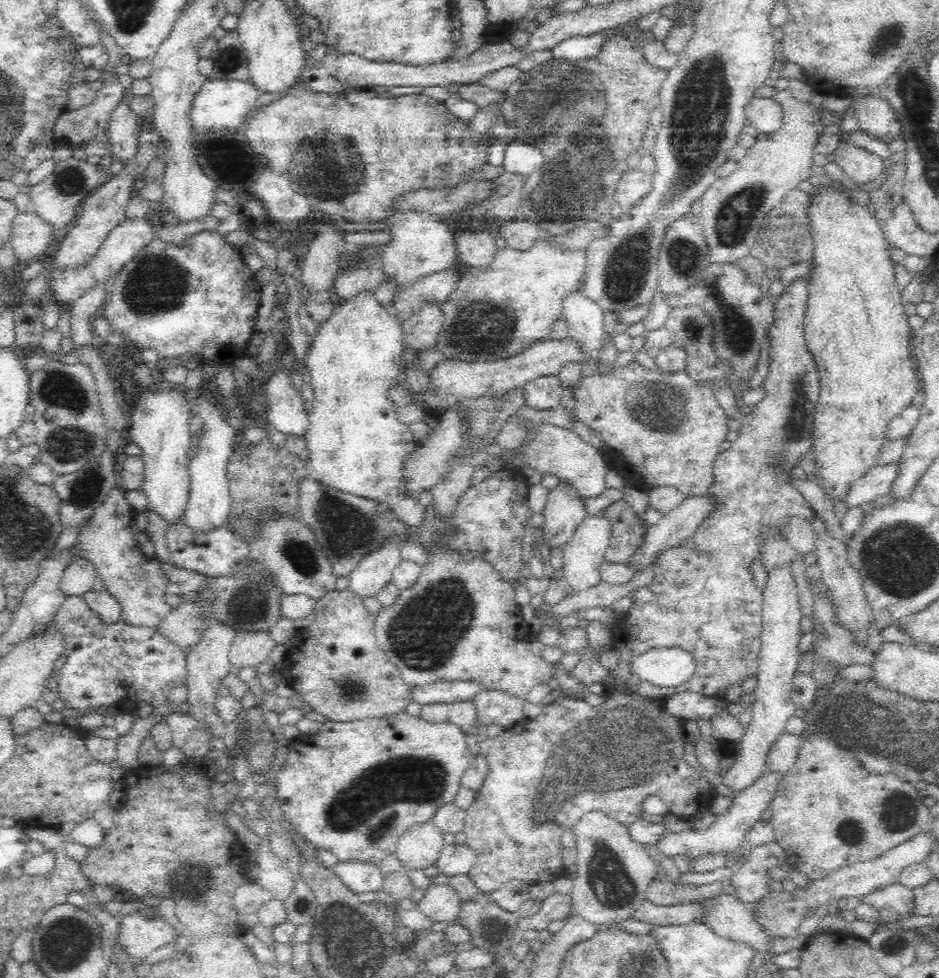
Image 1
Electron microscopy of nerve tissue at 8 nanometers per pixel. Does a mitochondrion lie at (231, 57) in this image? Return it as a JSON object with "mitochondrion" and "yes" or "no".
{"mitochondrion":"yes"}

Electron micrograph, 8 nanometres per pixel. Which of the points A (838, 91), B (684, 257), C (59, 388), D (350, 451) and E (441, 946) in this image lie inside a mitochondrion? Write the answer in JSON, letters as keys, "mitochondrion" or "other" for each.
{"A":"other","B":"mitochondrion","C":"mitochondrion","D":"other","E":"other"}

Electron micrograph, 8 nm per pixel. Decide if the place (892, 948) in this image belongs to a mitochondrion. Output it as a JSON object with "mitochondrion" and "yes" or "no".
{"mitochondrion":"yes"}

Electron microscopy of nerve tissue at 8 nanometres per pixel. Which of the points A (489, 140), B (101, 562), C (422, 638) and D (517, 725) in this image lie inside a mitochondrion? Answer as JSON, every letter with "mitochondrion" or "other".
{"A":"other","B":"other","C":"mitochondrion","D":"other"}

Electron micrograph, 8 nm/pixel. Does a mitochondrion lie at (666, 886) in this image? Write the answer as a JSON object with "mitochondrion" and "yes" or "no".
{"mitochondrion":"no"}

